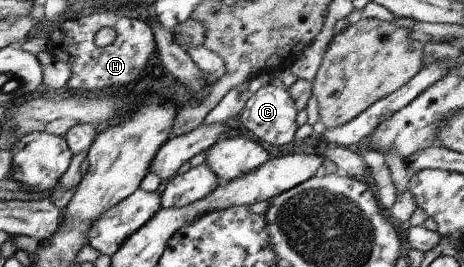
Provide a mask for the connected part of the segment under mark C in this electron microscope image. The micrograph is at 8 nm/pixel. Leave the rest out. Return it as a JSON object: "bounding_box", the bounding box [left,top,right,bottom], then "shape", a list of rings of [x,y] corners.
{"bounding_box":[238,84,297,146],"shape":[[[266,84],[261,86],[253,95],[249,95],[243,108],[238,113],[238,119],[254,139],[259,142],[267,142],[271,146],[281,146],[289,144],[293,140],[296,130],[295,118],[297,110],[295,110],[295,102],[291,100],[291,94],[282,86]]]}

